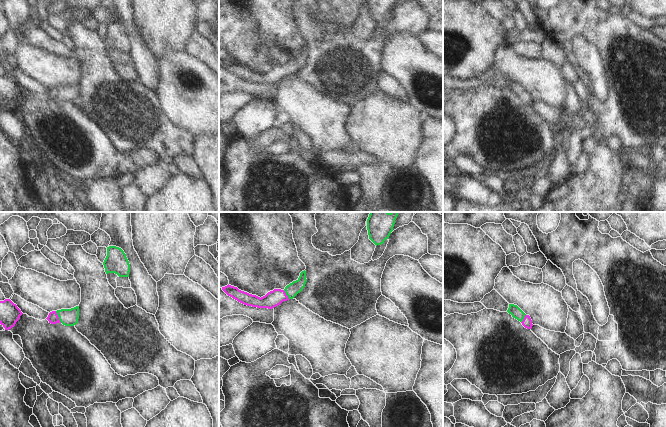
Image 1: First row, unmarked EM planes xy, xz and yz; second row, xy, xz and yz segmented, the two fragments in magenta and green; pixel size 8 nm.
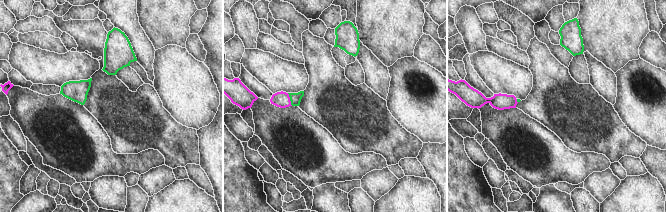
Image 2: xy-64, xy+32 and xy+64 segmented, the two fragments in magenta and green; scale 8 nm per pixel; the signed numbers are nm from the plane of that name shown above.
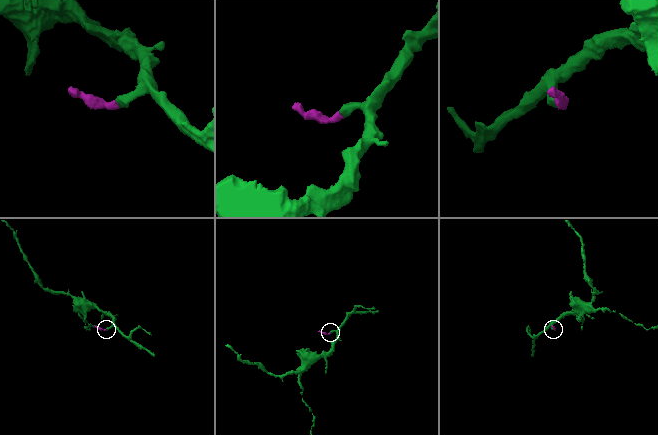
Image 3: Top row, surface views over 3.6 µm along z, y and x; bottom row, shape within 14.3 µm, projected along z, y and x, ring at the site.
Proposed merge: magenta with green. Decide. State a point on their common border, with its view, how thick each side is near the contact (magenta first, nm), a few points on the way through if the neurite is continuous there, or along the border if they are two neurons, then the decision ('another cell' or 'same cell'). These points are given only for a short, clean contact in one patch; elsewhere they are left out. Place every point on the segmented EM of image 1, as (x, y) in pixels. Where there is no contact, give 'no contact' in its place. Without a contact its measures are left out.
contact xy (58, 317); calibres 90 and 140 nm; way xy (53, 318), (58, 317), (69, 317); same cell

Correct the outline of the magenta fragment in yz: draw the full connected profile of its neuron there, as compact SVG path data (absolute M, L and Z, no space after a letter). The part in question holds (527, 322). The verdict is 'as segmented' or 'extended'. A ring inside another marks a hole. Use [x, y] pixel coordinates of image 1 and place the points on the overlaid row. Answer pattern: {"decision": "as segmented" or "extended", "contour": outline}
{"decision": "extended", "contour": "M509 304L507 312L511 314L513 318L520 321L525 328L532 328L533 324L530 316L526 315L517 305Z"}

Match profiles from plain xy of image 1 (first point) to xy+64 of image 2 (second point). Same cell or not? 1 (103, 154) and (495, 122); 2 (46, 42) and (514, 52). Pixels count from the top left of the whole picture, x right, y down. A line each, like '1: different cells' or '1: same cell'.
1: same cell
2: same cell

